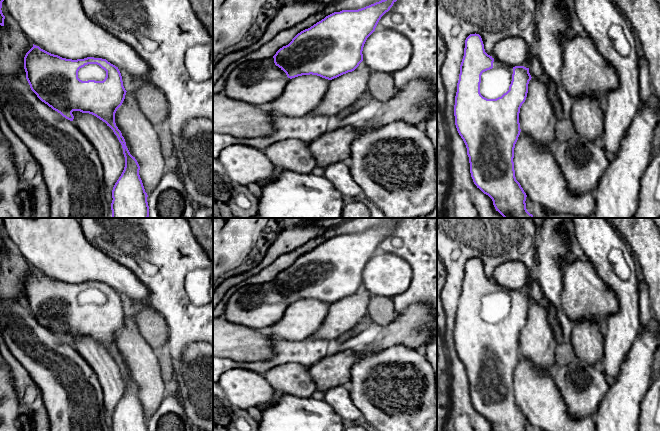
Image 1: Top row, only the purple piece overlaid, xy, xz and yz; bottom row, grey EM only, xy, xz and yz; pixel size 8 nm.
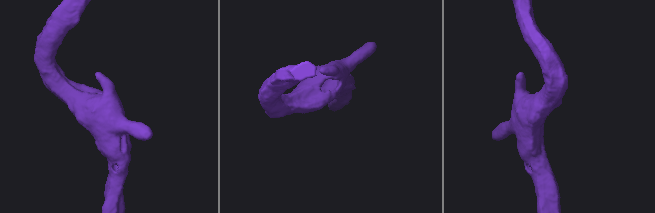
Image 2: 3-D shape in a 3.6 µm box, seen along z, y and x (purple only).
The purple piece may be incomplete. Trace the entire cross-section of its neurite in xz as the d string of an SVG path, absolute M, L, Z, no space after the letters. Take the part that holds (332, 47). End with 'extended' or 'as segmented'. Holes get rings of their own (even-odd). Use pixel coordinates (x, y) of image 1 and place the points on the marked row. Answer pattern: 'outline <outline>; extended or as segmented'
outline M381 0L358 10L342 10L326 16L298 33L288 45L280 48L273 56L275 65L290 79L312 74L332 80L354 71L363 61L362 51L367 38L396 1Z; as segmented

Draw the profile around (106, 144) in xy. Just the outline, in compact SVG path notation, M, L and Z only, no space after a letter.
M72 112L74 125L93 145L103 166L104 183L113 189L125 167L123 148L113 130L89 113Z

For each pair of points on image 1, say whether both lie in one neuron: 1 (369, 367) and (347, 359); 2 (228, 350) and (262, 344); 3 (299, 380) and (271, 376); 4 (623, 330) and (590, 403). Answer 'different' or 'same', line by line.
1: different
2: same
3: same
4: different

